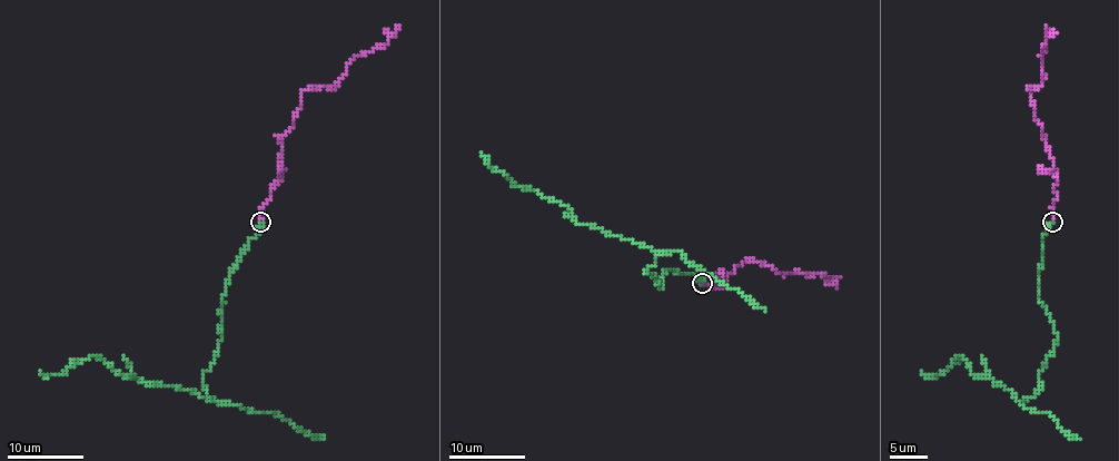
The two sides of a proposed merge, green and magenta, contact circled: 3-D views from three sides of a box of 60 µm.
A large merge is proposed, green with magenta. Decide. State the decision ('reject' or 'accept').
accept

